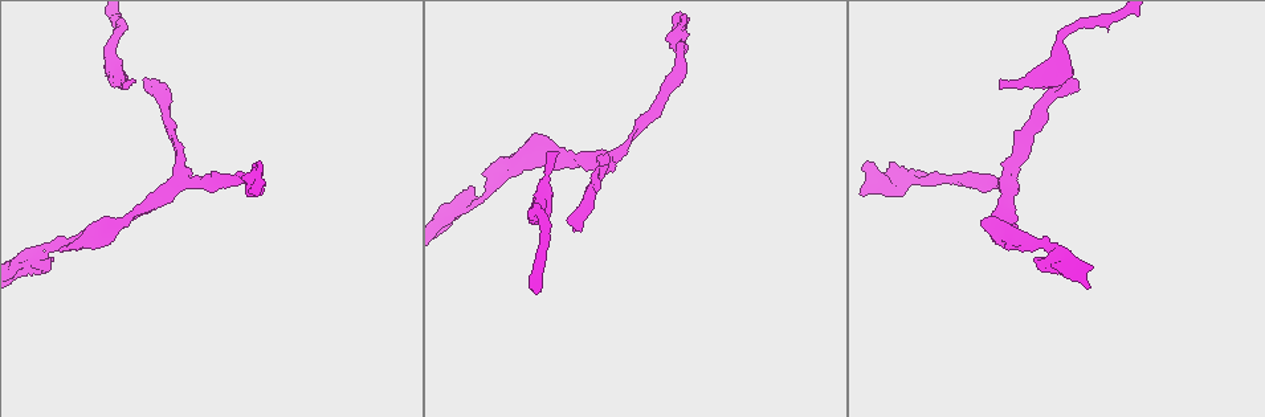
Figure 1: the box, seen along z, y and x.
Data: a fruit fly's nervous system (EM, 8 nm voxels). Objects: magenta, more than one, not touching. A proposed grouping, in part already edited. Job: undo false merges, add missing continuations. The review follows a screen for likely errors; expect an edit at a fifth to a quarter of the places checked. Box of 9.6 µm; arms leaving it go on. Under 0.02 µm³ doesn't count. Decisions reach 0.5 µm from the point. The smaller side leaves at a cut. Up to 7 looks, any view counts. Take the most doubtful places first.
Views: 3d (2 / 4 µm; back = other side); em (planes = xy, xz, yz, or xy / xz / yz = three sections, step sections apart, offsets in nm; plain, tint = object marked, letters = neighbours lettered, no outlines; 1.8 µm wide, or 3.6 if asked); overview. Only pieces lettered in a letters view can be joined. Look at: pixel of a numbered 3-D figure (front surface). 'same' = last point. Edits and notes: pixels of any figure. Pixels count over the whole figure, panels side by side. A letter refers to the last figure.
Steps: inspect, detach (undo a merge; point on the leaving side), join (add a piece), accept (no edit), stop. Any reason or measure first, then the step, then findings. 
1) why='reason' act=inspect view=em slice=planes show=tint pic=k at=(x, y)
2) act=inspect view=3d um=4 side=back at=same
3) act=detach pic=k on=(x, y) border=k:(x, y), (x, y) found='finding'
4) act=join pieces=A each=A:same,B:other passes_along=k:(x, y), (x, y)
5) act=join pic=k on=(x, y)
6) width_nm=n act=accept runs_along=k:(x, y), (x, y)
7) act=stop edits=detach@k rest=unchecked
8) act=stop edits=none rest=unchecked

why='tapers out' act=inspect view=3d um=2 pic=1 at=(557, 151)

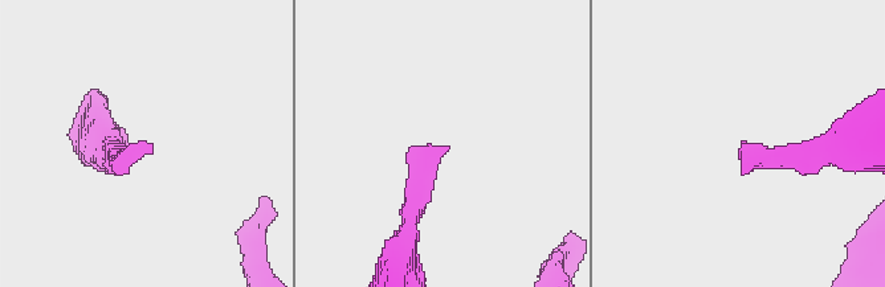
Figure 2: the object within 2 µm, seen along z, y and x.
act=inspect view=em um=3.6 slice=xz step=8 show=letters pic=2 at=(150, 148)

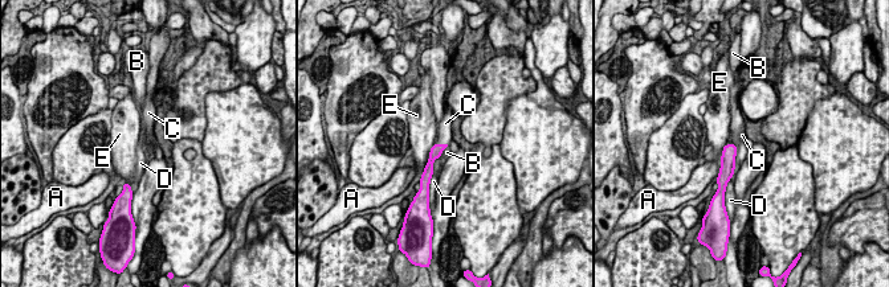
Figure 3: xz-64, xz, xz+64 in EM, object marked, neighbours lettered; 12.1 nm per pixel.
act=inspect view=em um=3.6 slice=planes show=letters at=same

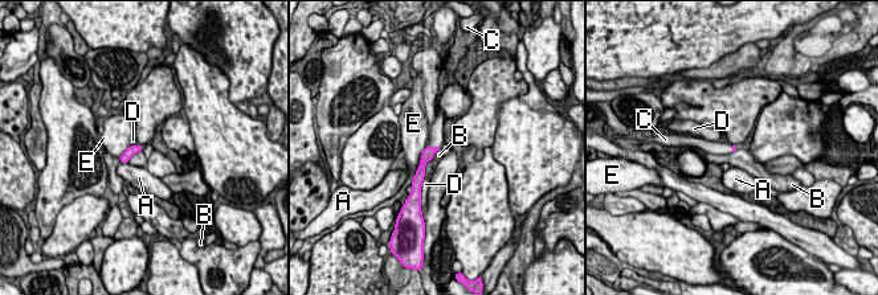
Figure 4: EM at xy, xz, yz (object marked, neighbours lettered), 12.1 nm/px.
act=join pieces=C each=A:other,B:other,C:same,D:other,E:other passes_along=4:(428, 152), (433, 147), (436, 136) found='it goes on there'

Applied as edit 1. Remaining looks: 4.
act=inspect view=overview

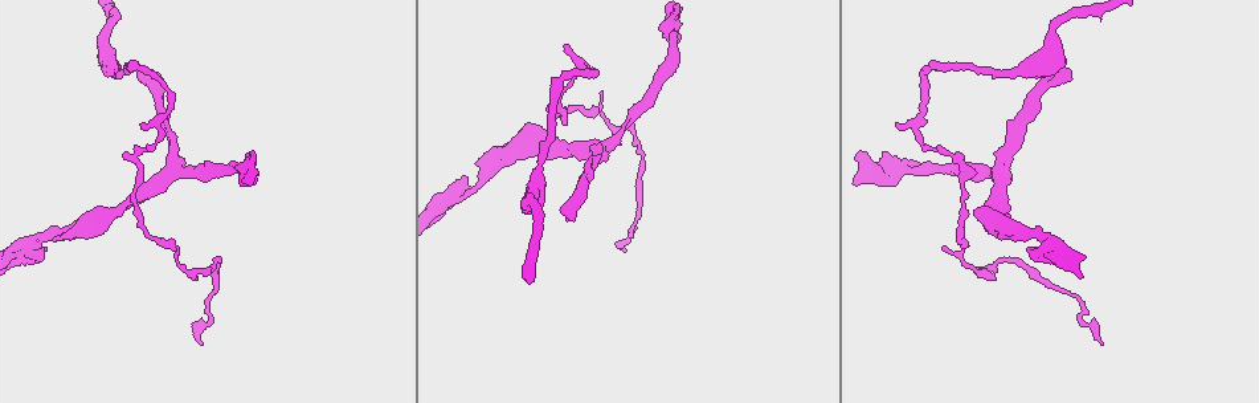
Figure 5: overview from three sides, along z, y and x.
why='end of a long branch' act=inspect view=em slice=planes show=letters pic=5 at=(570, 219)

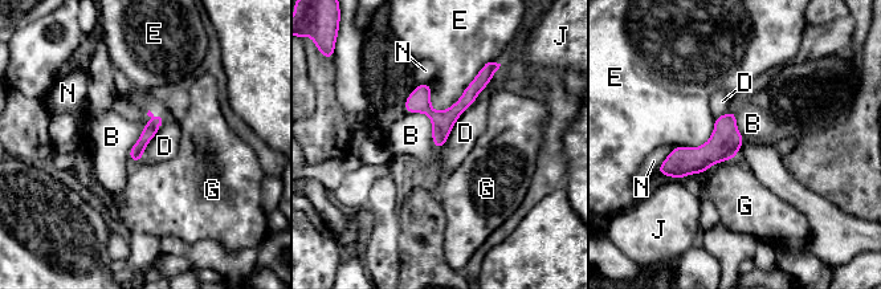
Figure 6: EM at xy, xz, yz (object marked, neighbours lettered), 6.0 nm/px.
act=accept each=B:other,D:other,E:other,G:other,J:other,N:other border=6:(497, 69), (439, 150) found='no lettered piece goes on from it'

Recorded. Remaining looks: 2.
why='three-way junction' act=inspect view=3d um=2 pic=5 at=(173, 170)

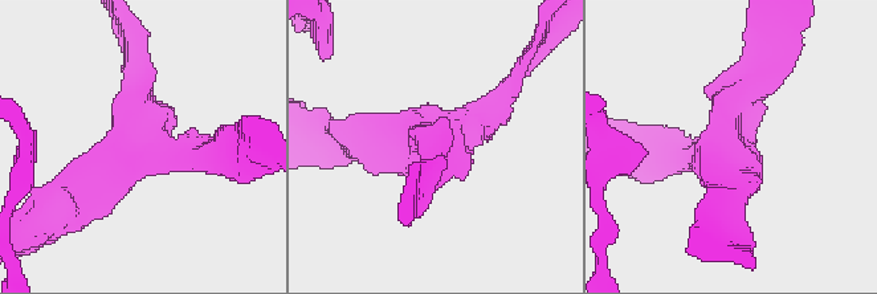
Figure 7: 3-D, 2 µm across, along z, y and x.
arms=3 why='shape alone is not enough' act=inspect view=em slice=xz step=4 show=letters pic=7 at=(427, 139)

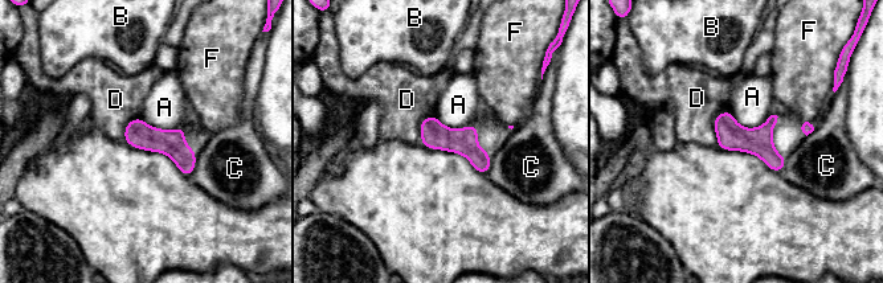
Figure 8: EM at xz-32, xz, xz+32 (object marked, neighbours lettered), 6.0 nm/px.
longest_contact=A:260nm act=accept each=A:other,B:other,C:other,D:other,F:other runs_along=8:(716, 122), (781, 164) found='all the same neuron'

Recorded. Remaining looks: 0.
act=stop edits=join@4 rest=unchecked

